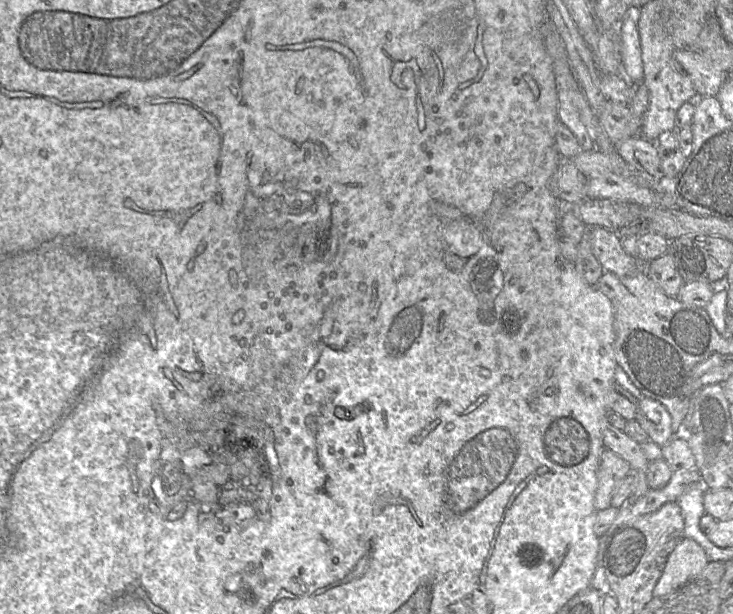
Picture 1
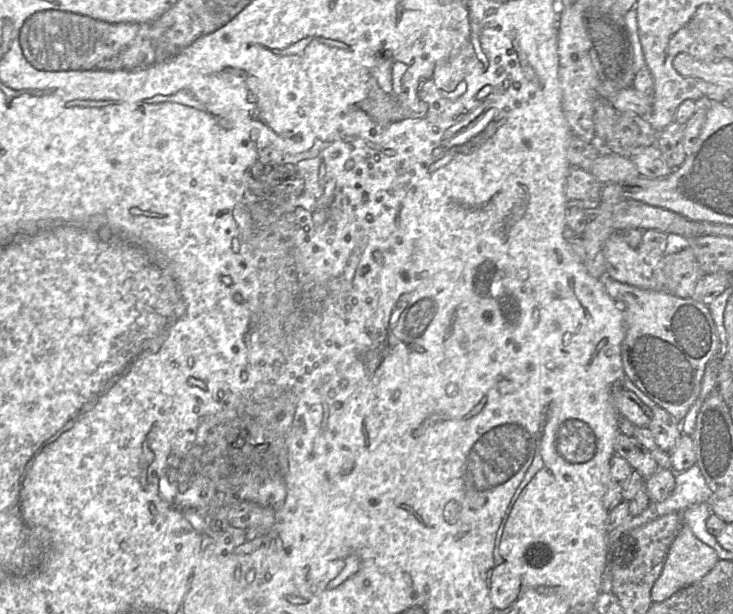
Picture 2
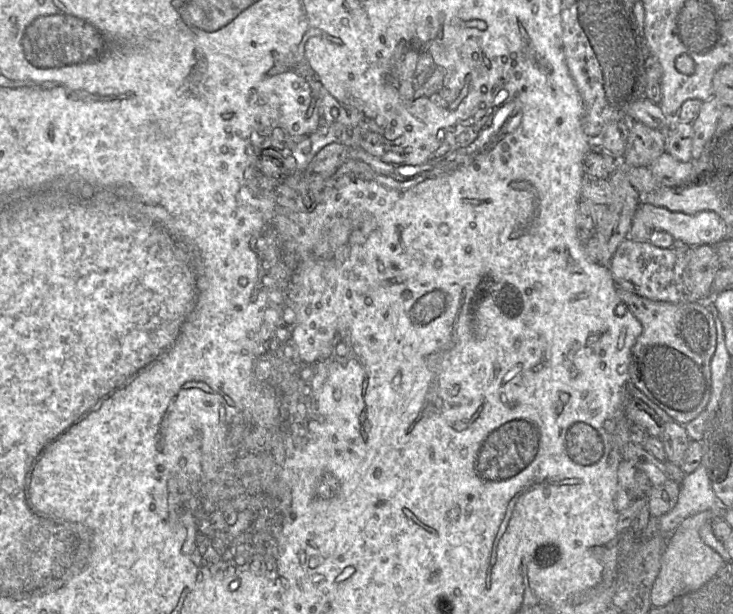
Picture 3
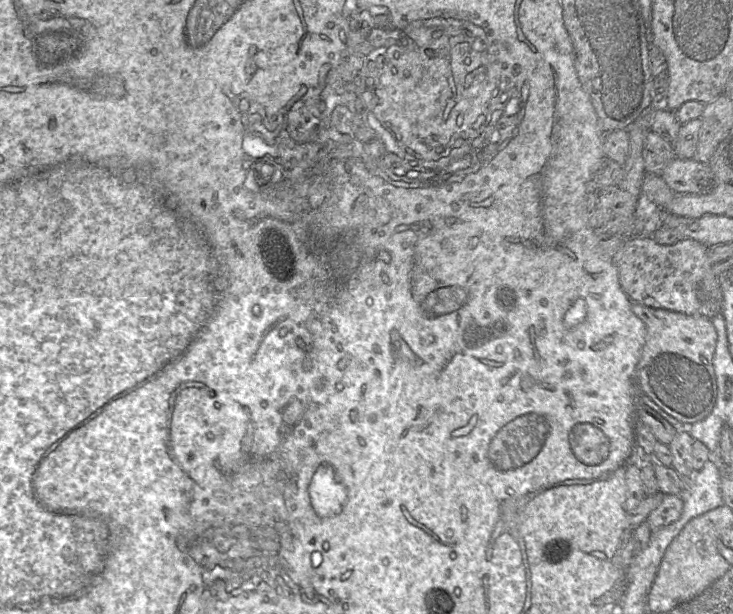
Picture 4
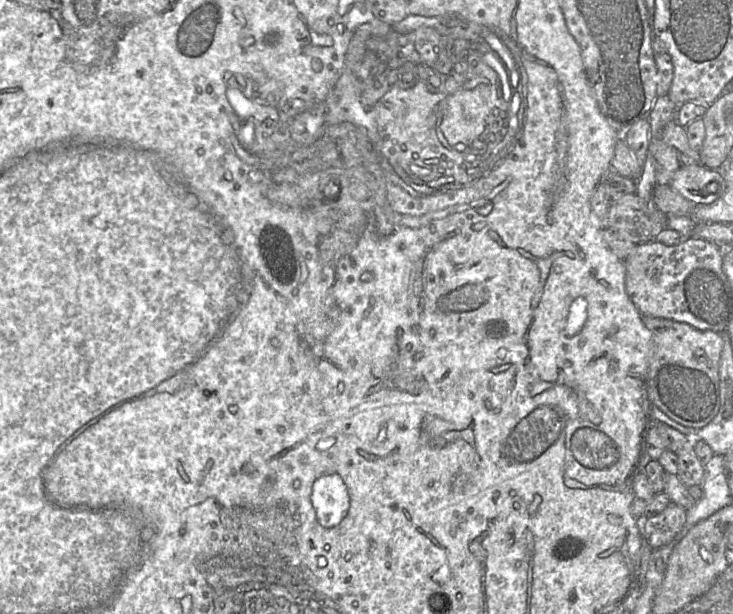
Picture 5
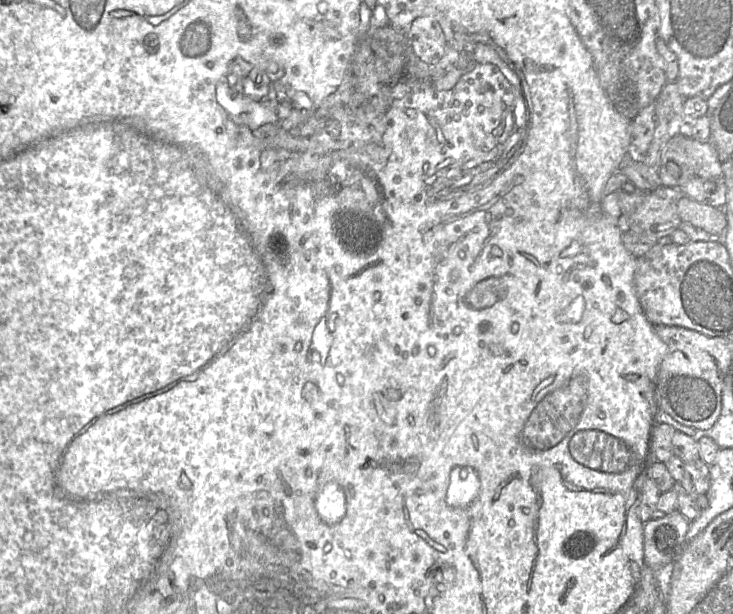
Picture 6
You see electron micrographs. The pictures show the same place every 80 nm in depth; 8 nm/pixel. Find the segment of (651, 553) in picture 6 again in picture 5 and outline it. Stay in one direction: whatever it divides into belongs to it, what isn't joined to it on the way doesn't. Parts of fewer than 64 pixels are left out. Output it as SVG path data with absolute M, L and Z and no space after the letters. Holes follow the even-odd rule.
M671 502L660 514L644 518L643 540L653 549L672 542L686 521L686 511L685 508Z

